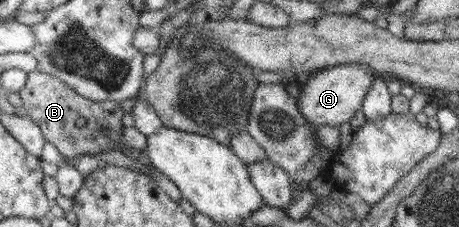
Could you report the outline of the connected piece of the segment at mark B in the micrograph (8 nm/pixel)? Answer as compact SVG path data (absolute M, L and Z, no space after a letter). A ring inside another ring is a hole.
M41 71L28 72L26 86L18 92L22 99L22 110L34 122L44 139L53 144L62 156L72 158L76 155L96 155L108 151L120 151L136 162L151 166L149 158L143 156L140 150L124 149L122 144L122 129L124 128L124 112L121 106L112 101L95 102L76 93L58 78ZM84 118L84 126L76 126L76 120Z

